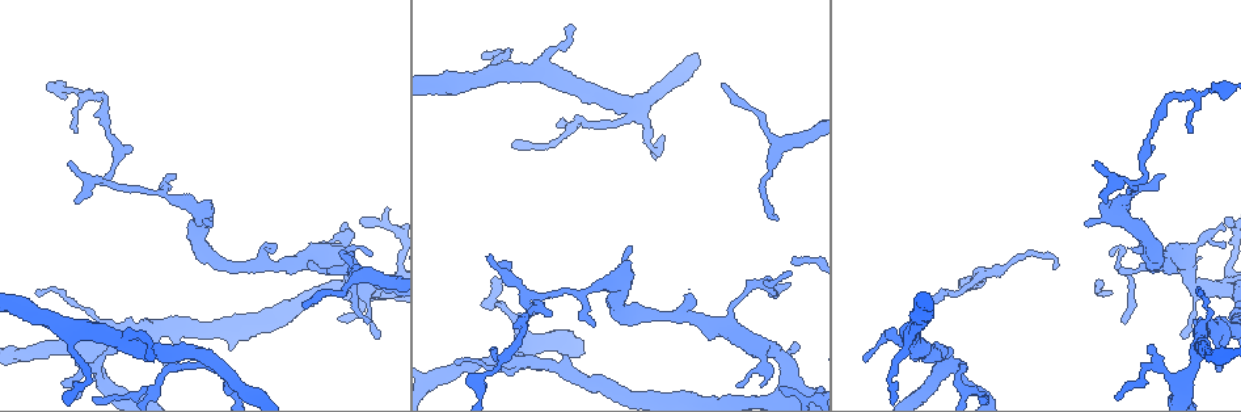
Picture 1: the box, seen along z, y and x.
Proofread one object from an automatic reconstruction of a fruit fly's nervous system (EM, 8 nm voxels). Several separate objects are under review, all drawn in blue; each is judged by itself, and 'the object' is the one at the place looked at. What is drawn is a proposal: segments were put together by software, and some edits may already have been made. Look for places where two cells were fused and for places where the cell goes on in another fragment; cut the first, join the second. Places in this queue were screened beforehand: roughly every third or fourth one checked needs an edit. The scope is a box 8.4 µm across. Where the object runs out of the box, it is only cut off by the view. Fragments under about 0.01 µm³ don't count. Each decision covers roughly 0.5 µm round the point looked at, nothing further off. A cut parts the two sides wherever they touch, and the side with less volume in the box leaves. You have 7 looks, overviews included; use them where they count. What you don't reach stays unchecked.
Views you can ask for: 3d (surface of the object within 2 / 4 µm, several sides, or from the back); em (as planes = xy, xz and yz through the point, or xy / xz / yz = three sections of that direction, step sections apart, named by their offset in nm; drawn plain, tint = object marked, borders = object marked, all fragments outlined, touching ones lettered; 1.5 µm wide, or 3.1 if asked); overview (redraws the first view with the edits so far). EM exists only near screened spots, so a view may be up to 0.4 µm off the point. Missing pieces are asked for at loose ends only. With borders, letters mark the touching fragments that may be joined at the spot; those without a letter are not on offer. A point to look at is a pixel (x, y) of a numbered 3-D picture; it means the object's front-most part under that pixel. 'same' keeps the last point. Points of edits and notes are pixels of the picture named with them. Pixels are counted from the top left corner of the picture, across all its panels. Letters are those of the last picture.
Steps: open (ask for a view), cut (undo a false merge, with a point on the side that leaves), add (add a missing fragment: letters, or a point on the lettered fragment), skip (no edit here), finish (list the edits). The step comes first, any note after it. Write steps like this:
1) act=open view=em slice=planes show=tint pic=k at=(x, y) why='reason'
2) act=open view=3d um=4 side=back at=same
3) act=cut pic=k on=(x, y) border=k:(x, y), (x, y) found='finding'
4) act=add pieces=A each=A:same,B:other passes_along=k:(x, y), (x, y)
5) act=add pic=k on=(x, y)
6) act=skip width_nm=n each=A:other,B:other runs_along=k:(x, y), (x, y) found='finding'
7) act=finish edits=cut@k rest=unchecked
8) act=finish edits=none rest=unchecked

act=open view=em slice=planes show=borders pic=1 at=(523, 326) why='sharp bend'

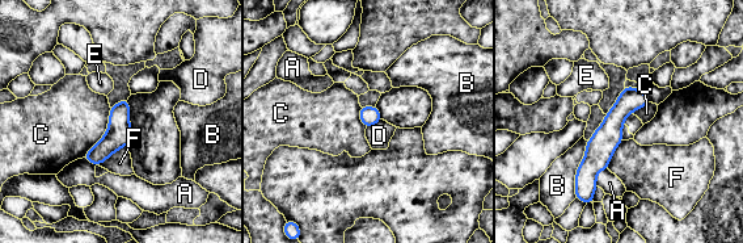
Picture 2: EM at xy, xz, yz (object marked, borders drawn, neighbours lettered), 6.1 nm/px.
act=skip each=A:other,B:other,C:other,D:other,E:other,F:other border=2:(381, 120), (367, 128) found='one cell here'

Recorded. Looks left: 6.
act=open view=em slice=planes show=borders pic=1 at=(1150, 345) why='free end'

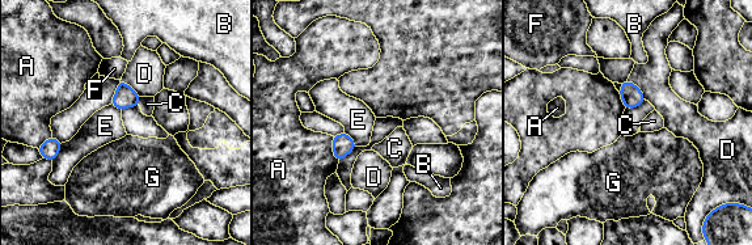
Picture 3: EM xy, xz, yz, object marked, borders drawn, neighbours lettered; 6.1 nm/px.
act=skip each=A:other,B:other,C:other,D:other,E:other,F:other,G:other border=3:(628, 79), (641, 91), (646, 100) found='none of them fits'

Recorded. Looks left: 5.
act=open view=3d um=2 pic=1 at=(87, 378) why='abrupt turn'

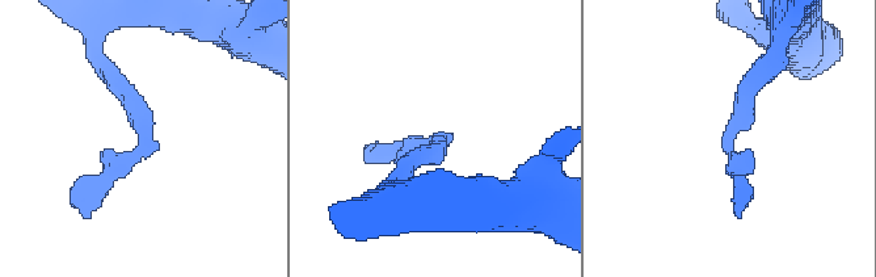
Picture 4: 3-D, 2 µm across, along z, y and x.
act=open view=em slice=planes show=tint pic=4 at=(439, 140)

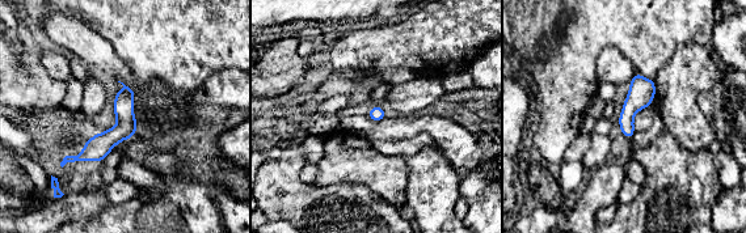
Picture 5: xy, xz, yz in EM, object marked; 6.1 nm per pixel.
act=open view=em slice=planes show=borders at=same

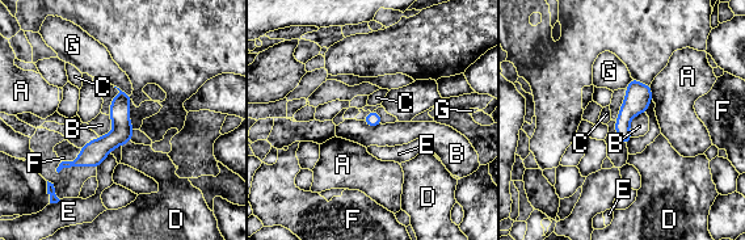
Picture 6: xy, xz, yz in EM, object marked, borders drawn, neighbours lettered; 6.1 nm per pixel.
act=skip each=A:other,B:other,C:other,D:other,E:other,F:other,G:other runs_along=6:(126, 97), (121, 129), (64, 164) found='one cell here'

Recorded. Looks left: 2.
act=finish edits=none rest=unchecked

